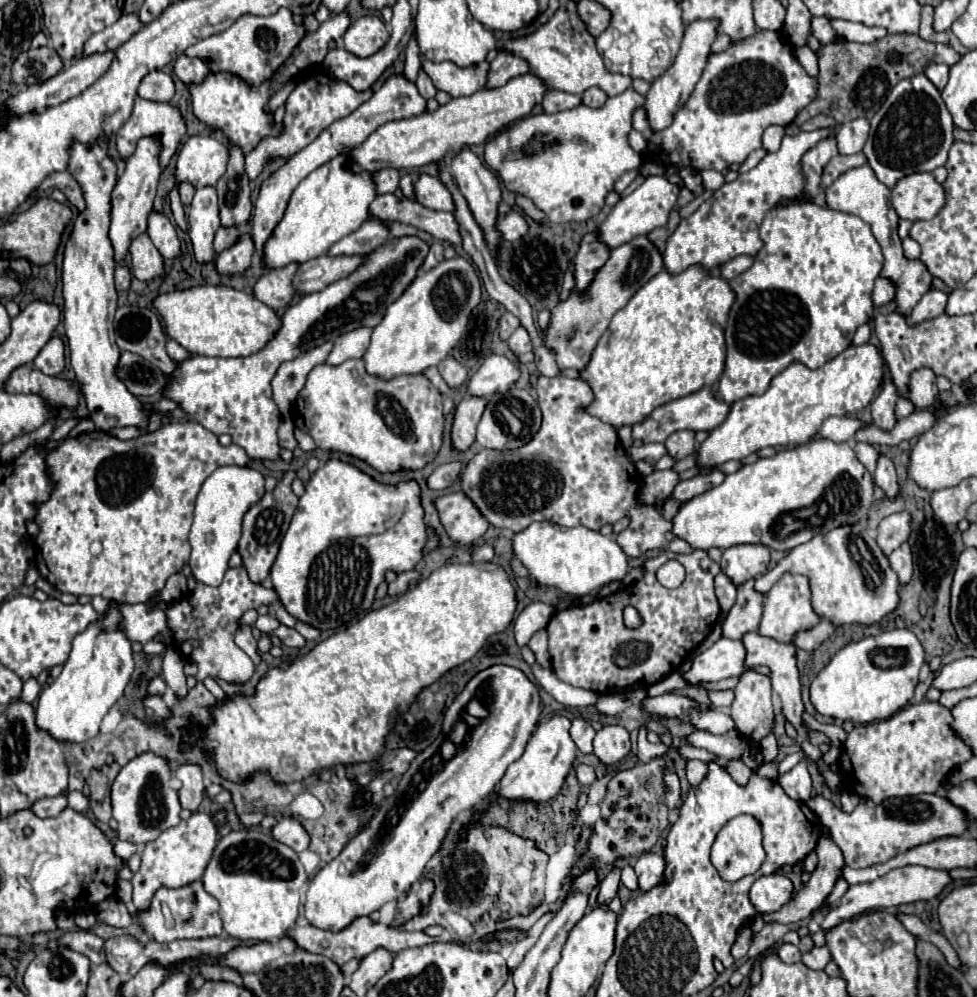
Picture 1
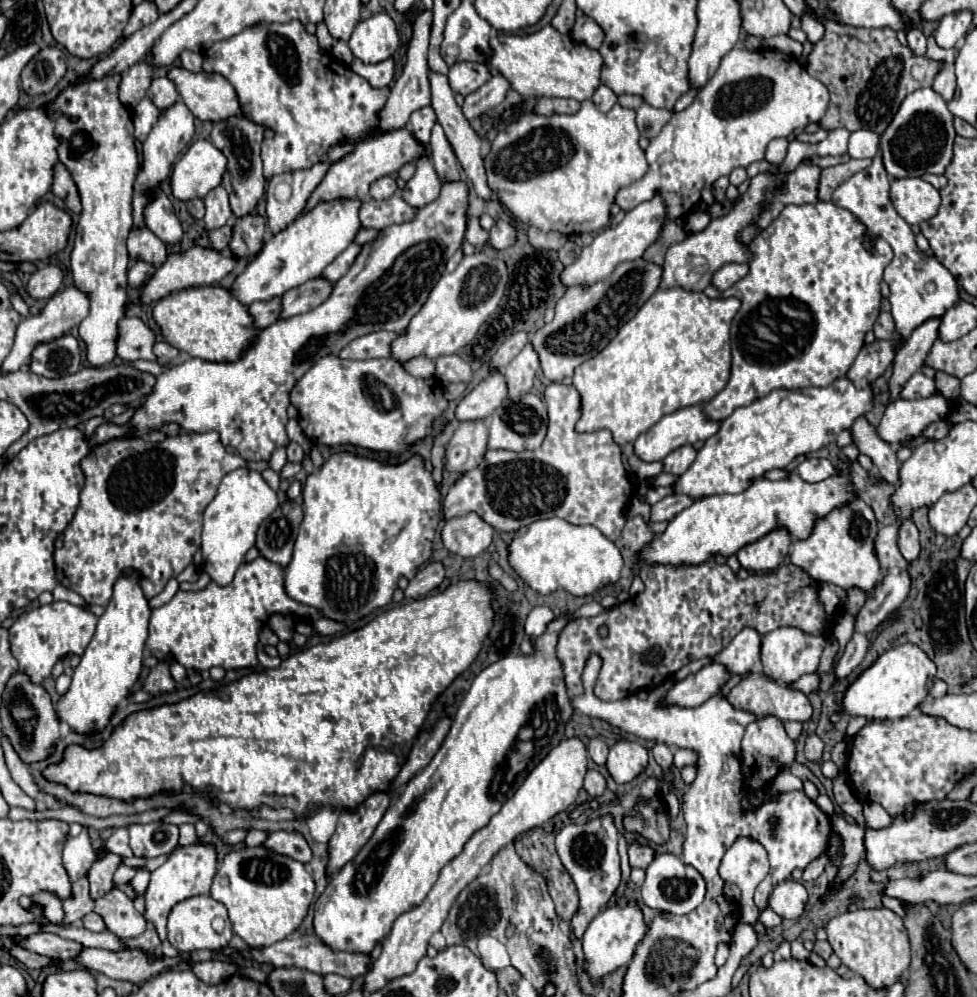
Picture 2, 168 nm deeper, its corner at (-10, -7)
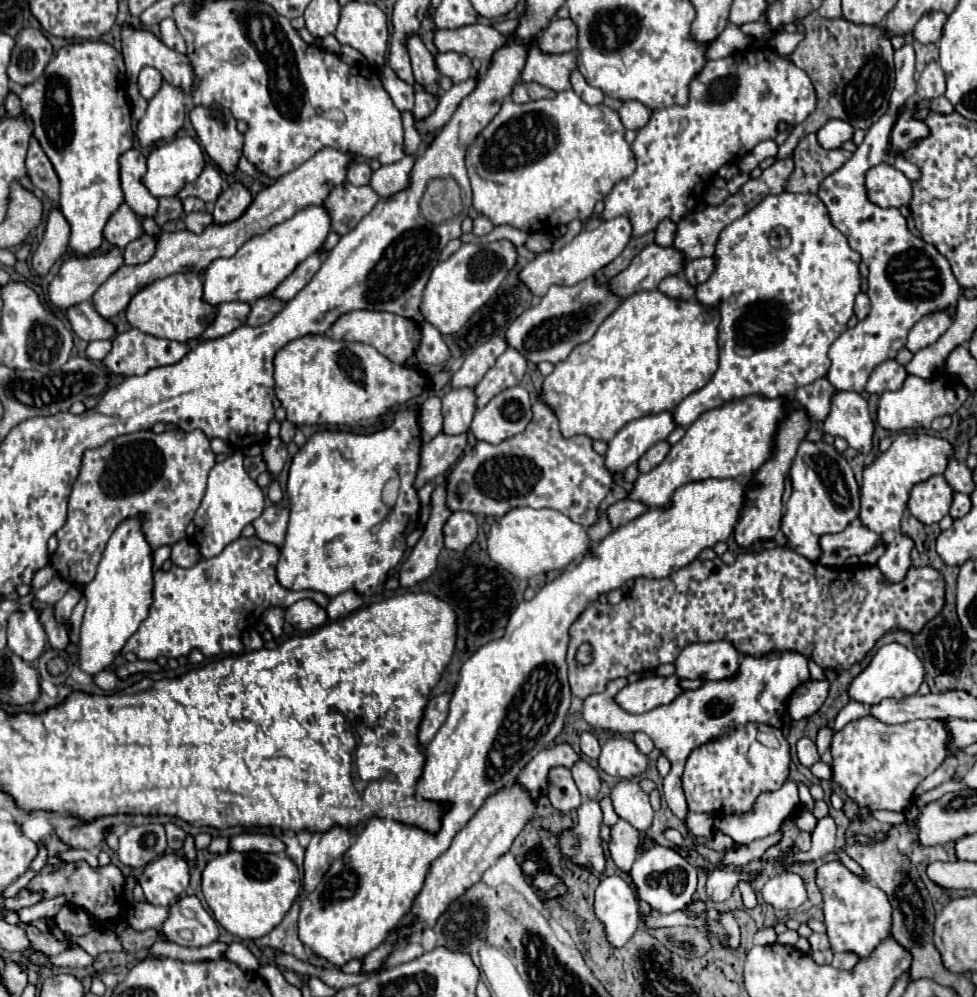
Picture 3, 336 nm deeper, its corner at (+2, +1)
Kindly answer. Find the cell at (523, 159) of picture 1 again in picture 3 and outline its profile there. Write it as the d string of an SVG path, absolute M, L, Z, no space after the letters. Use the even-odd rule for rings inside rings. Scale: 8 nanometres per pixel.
M572 89L558 93L554 99L530 101L524 105L506 99L496 117L466 151L474 209L486 215L494 225L512 225L528 233L550 231L574 219L584 223L592 215L596 201L604 199L614 183L634 173L634 165L634 153L624 139L624 125L618 111L604 103L590 107Z

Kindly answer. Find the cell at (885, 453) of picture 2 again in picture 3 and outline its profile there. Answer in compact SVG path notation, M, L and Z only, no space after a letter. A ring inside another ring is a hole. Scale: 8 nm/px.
M836 393L832 399L832 411L824 421L824 433L842 437L852 449L862 455L872 451L874 421L868 411L868 403L860 393Z

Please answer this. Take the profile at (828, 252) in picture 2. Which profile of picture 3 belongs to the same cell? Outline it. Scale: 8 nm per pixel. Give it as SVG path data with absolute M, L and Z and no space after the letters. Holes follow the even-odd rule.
M780 193L780 195L766 195L762 199L760 205L756 205L750 213L746 213L742 219L730 223L722 233L720 233L720 239L718 239L718 245L716 245L716 253L714 253L714 259L716 259L716 271L714 275L696 287L696 299L706 305L706 307L712 307L712 305L718 305L718 311L720 311L720 325L718 325L718 349L720 349L720 361L718 361L718 369L716 373L712 375L712 379L700 389L700 391L694 391L690 393L674 411L674 421L678 425L692 425L704 411L710 411L710 409L716 409L722 405L722 401L732 401L732 399L738 399L738 397L748 397L748 395L754 395L754 393L760 393L760 395L766 395L766 397L778 397L778 395L790 395L794 389L802 387L802 385L808 385L808 383L814 383L816 379L824 377L830 369L830 359L828 359L828 349L830 345L848 329L848 319L854 315L854 297L860 293L860 261L862 257L850 249L848 245L848 239L844 233L840 233L834 223L830 221L830 215L828 215L828 209L826 205L822 203L822 199L818 195L812 195L812 193L804 193L804 195L796 195L796 193Z

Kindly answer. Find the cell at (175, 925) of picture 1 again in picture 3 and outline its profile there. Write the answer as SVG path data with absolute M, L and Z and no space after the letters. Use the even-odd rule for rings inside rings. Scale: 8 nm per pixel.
M184 895L174 901L160 931L184 947L206 947L218 939L218 923L196 895Z

